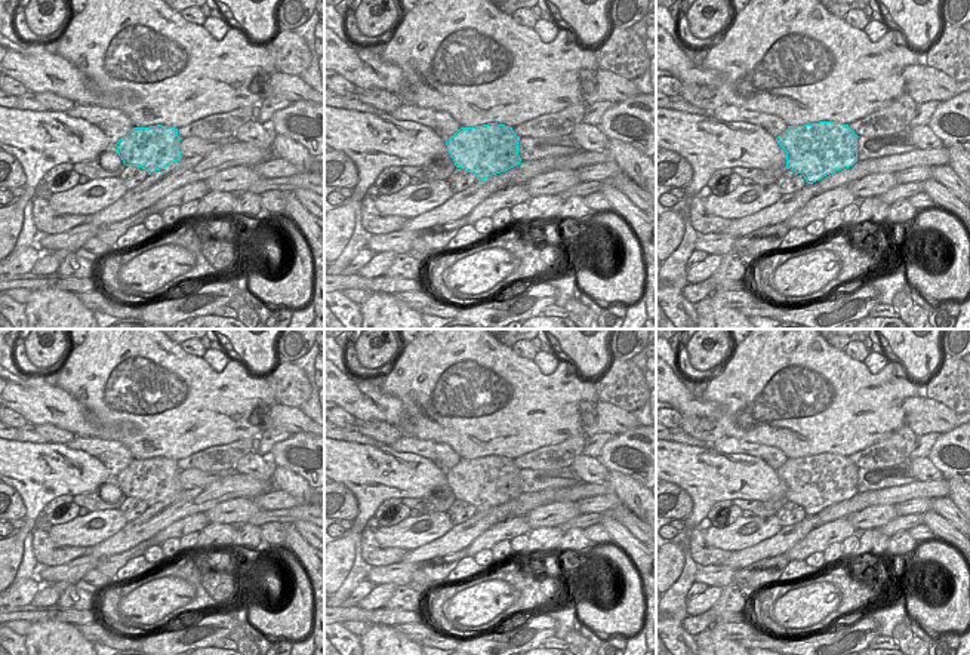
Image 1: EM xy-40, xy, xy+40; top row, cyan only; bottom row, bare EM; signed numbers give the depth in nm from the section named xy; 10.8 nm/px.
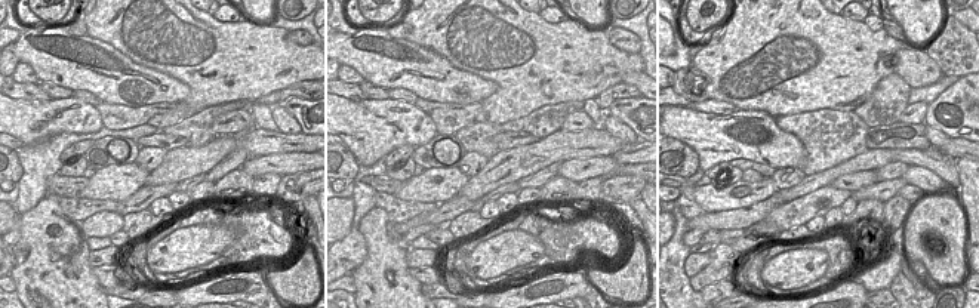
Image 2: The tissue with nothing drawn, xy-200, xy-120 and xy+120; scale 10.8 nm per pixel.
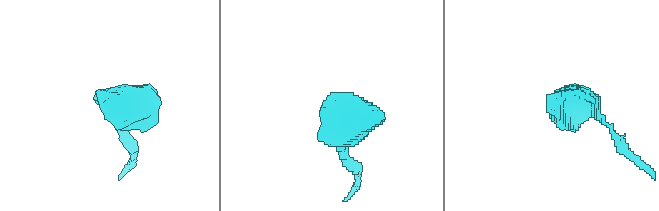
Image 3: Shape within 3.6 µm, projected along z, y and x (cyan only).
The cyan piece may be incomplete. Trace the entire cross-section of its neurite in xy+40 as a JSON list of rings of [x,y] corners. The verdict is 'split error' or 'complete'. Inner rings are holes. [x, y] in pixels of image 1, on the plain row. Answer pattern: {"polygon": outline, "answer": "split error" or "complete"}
{"polygon": [[[819,453],[788,458],[776,473],[786,485],[786,501],[813,516],[857,493],[857,470],[849,456]]], "answer": "complete"}

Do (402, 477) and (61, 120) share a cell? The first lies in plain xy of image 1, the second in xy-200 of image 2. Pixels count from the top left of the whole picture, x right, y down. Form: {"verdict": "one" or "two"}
{"verdict": "one"}

